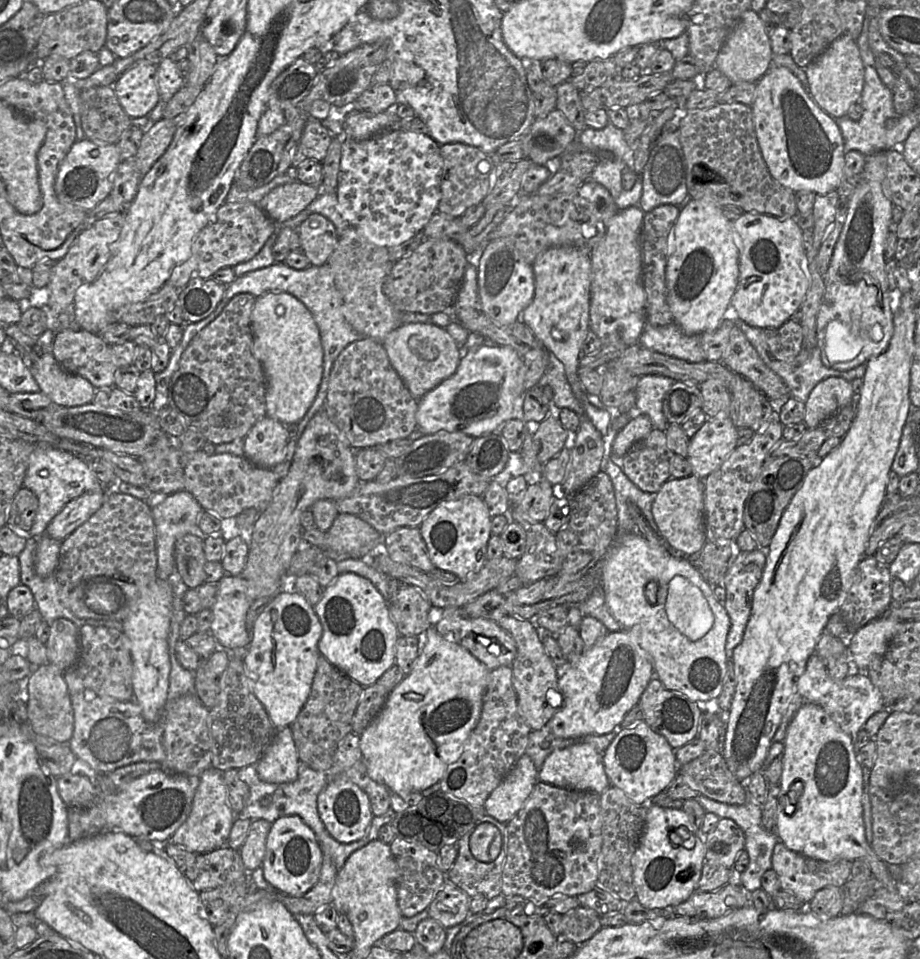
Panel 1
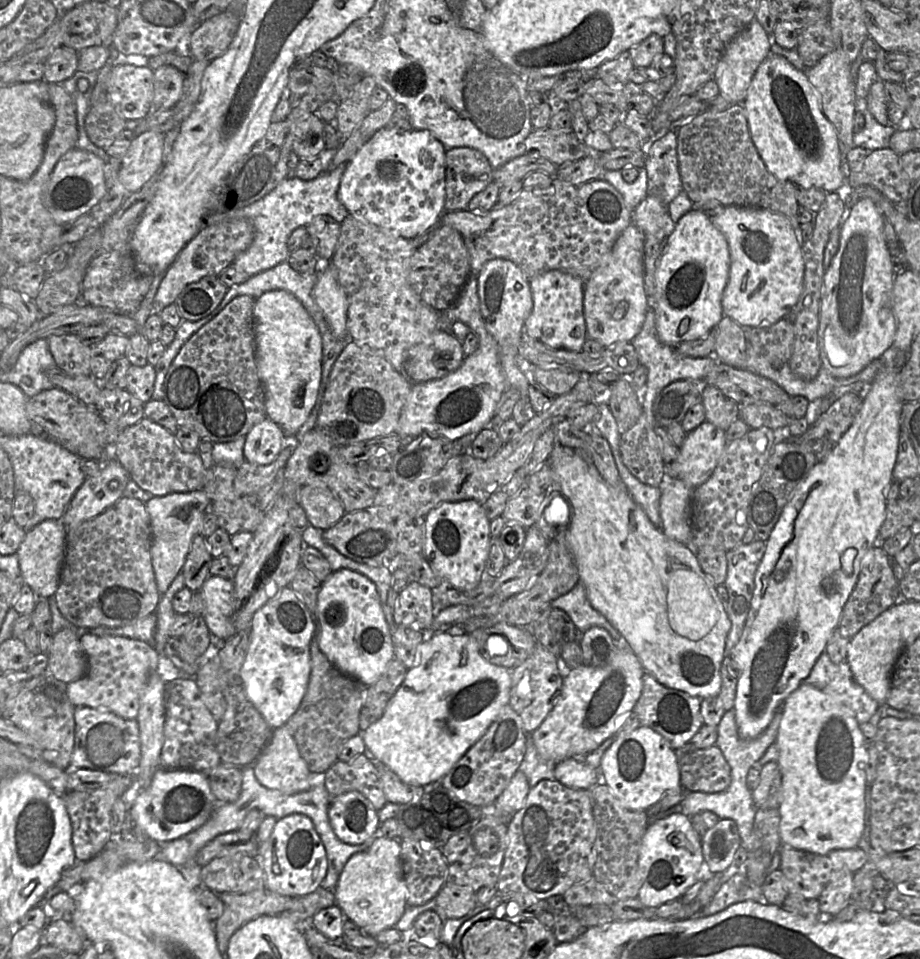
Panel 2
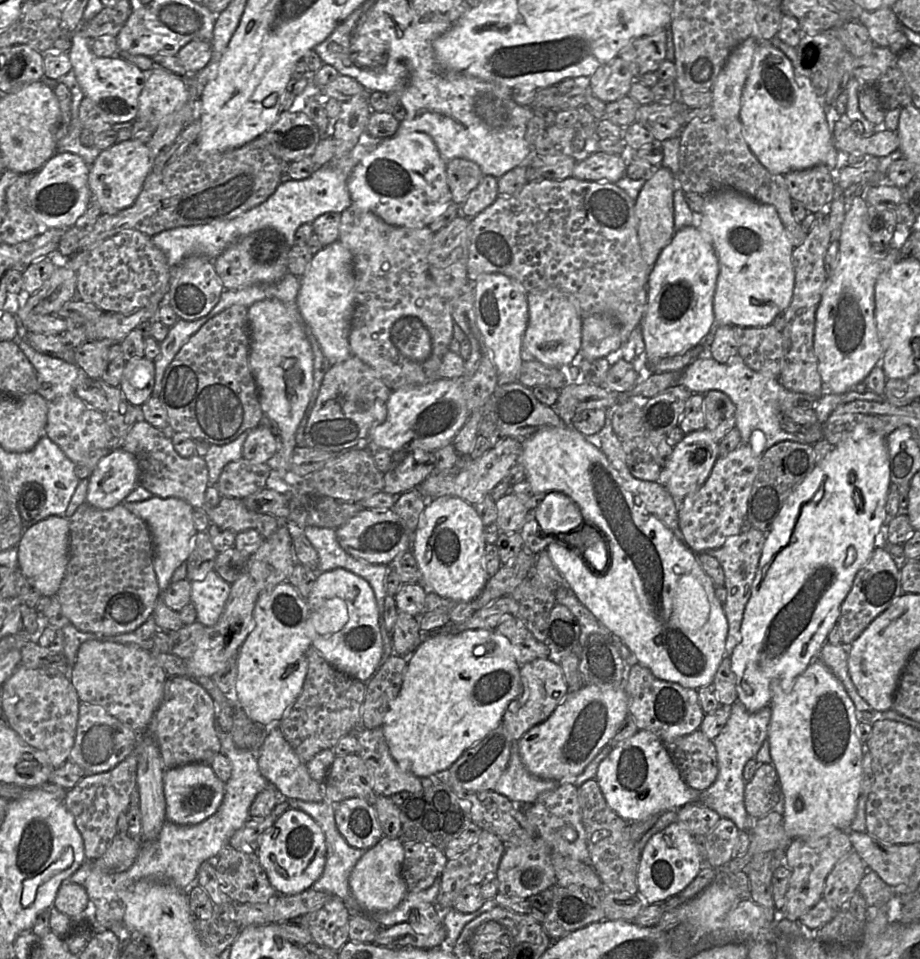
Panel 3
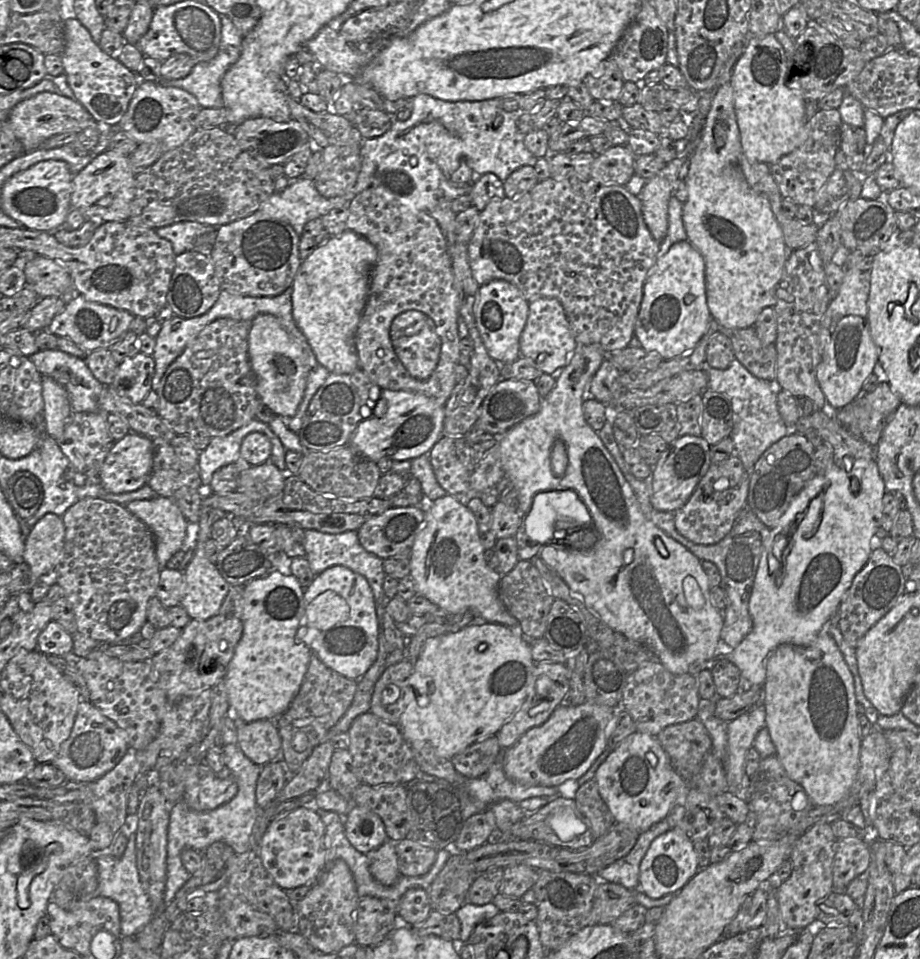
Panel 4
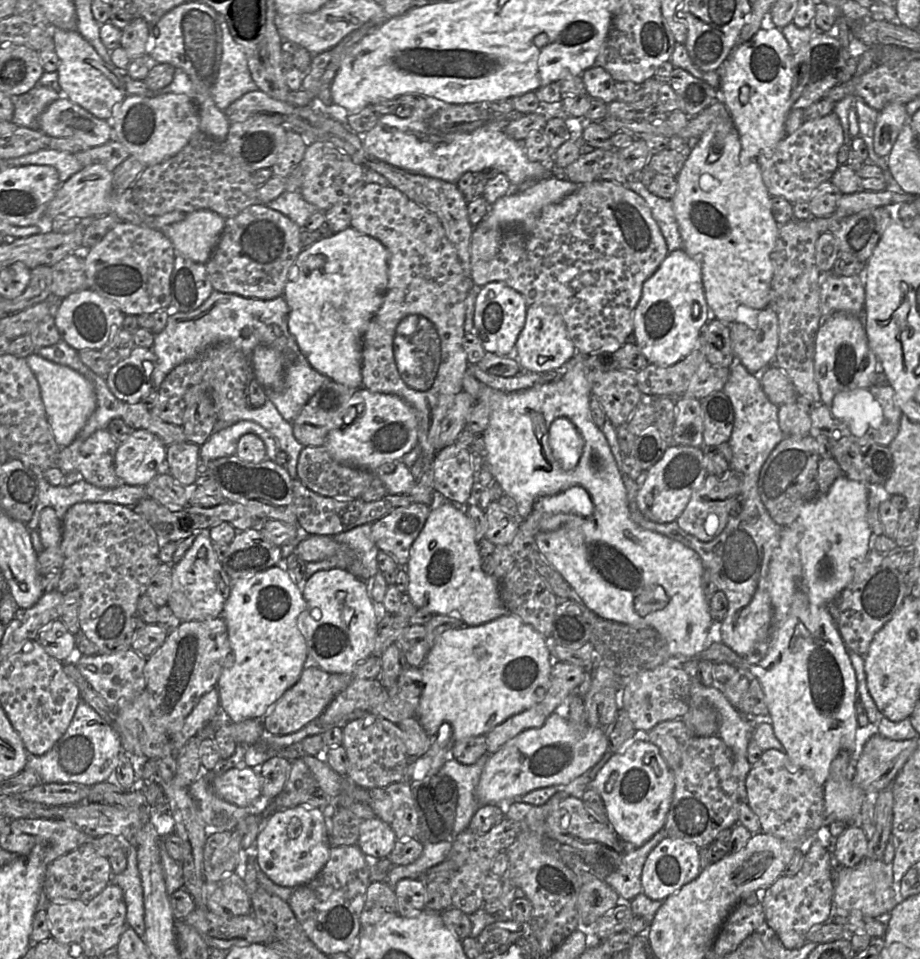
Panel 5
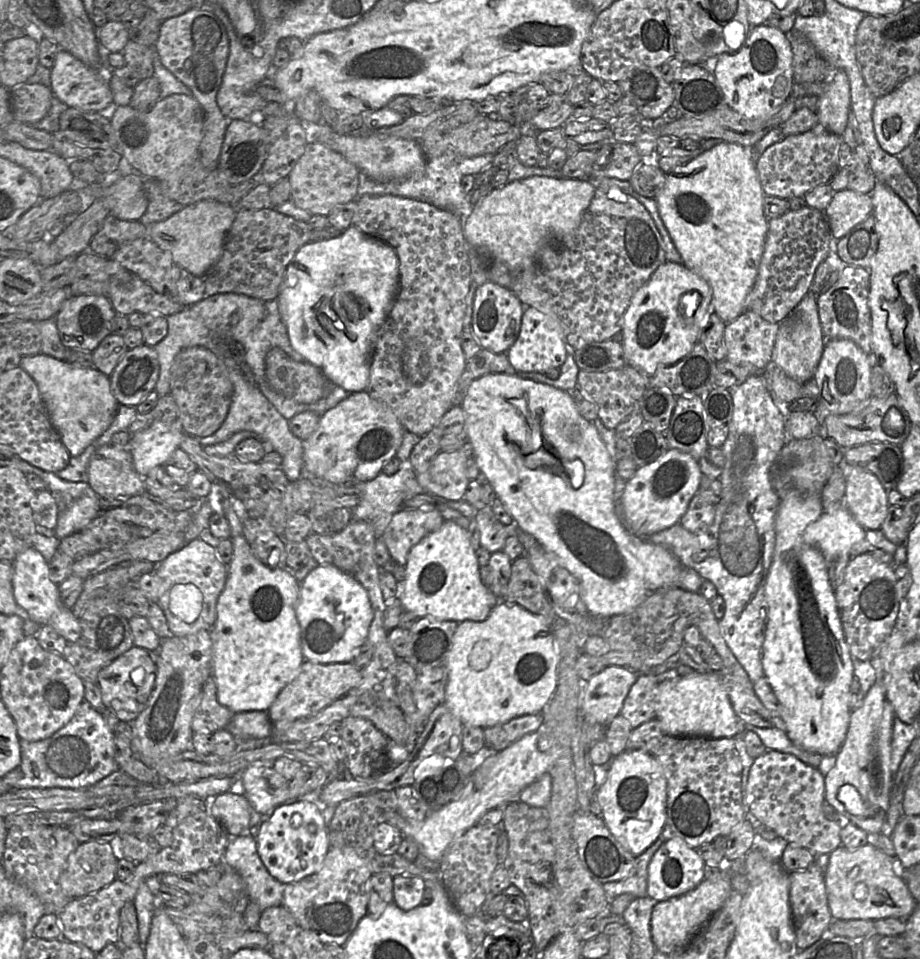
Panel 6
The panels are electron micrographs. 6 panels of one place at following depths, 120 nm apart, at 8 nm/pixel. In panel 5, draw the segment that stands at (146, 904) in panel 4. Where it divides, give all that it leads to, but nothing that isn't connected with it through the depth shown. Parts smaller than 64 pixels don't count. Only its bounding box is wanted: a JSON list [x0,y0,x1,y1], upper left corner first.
[110,844,145,939]

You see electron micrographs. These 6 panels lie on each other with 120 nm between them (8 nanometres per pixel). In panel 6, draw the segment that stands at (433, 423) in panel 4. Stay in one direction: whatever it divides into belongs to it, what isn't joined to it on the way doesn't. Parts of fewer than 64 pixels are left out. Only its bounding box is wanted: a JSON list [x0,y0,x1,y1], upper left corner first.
[303,391,405,484]

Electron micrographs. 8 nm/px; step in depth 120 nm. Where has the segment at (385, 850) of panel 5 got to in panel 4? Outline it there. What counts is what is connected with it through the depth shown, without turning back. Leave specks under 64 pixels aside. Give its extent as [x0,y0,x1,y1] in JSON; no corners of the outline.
[344,806,388,854]

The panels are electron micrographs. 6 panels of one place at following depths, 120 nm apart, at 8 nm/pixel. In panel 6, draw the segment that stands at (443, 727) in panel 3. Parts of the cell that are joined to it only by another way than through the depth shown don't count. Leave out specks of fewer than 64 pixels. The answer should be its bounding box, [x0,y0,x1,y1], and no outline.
[442,601,556,728]

